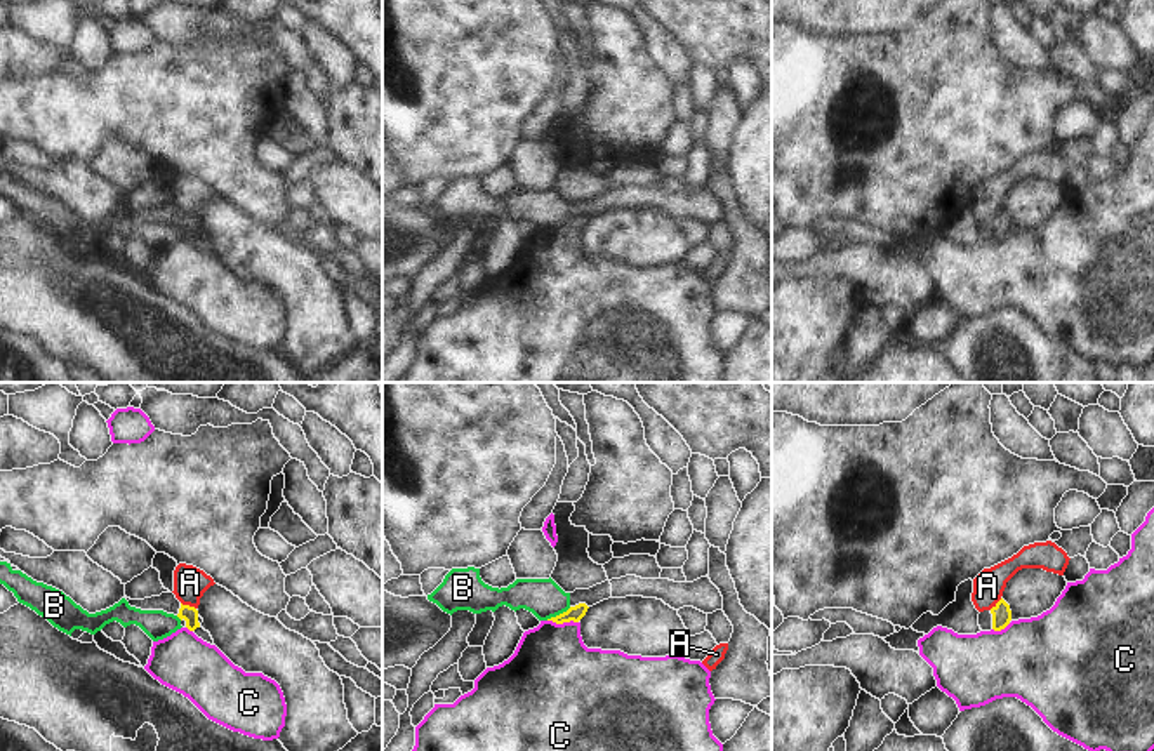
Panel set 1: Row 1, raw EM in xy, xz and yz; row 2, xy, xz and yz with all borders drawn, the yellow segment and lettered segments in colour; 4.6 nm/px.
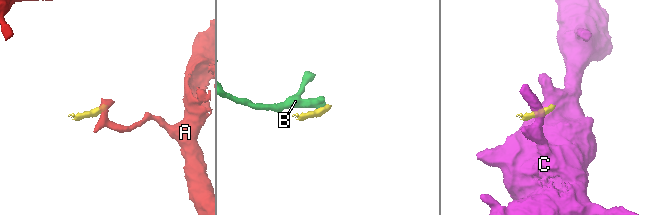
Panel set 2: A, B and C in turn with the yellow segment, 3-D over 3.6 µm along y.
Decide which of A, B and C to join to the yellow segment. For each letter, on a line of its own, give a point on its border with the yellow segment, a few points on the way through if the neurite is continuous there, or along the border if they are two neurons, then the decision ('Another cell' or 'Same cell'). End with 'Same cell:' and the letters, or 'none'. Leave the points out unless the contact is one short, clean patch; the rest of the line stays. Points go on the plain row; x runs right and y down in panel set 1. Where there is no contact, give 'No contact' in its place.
A: Touches yellow at xy (188, 216). Boundary: xy (181, 212), (195, 219). Another cell
B: Touches yellow at xz (560, 225). Boundary: xz (570, 218), (546, 230). Another cell
C: Touches yellow at xz (563, 232). Boundary: xz (548, 230), (577, 233). Another cell
Same cell: none

